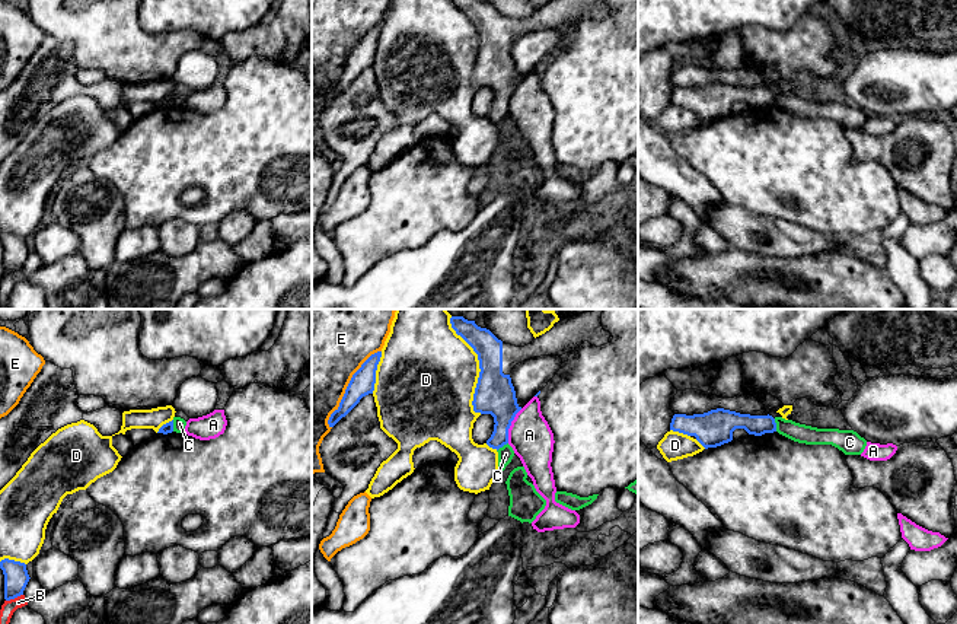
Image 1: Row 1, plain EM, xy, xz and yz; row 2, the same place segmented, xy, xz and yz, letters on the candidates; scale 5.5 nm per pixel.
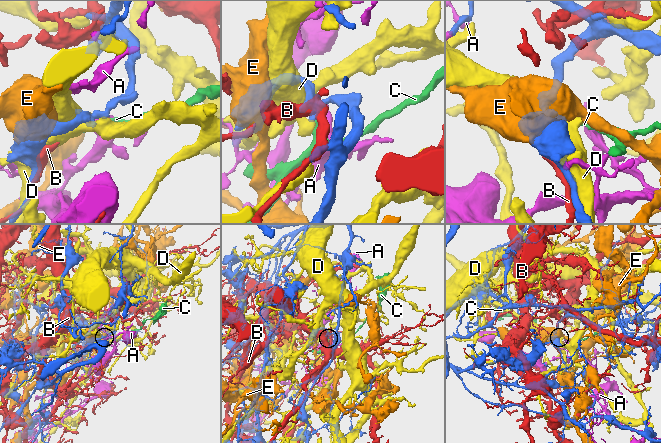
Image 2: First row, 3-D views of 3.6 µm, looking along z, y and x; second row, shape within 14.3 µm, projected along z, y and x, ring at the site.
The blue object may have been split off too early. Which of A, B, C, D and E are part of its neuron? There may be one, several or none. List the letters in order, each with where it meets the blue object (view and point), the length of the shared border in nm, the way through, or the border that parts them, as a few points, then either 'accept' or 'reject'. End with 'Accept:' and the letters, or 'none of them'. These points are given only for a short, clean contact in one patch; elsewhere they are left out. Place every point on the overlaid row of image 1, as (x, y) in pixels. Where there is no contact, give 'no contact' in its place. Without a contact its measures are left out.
A: meets blue in xz at (510, 424); contact 200 nm long; border along xz (522, 408), (512, 422), (507, 442); reject
B: meets blue in xy at (13, 598); contact 100 nm long; reject
C: meets blue in yz at (775, 424); contact 70 nm long; border along yz (774, 419), (777, 430); reject
D: meets blue in xz at (479, 368); contact 550 nm long; reject
E: meets blue in xz at (347, 387); contact 500 nm long; reject
Accept: none of them

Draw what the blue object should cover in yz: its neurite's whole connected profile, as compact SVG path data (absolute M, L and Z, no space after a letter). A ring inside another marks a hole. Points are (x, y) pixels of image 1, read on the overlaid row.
M717 408L704 414L674 414L670 430L695 436L705 448L717 448L733 440L733 432L744 429L749 434L762 436L776 432L772 416L750 416Z

